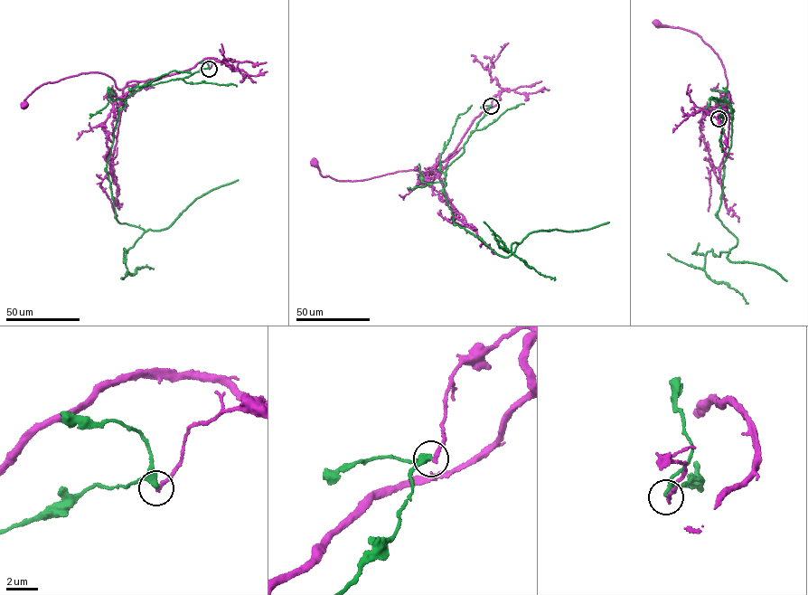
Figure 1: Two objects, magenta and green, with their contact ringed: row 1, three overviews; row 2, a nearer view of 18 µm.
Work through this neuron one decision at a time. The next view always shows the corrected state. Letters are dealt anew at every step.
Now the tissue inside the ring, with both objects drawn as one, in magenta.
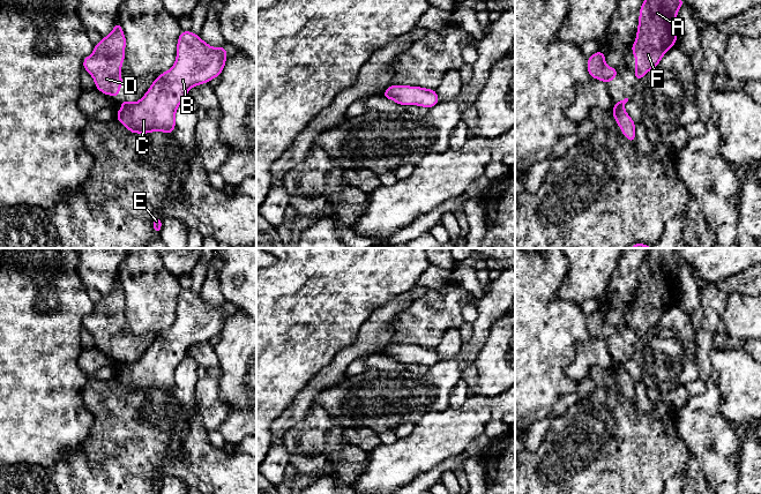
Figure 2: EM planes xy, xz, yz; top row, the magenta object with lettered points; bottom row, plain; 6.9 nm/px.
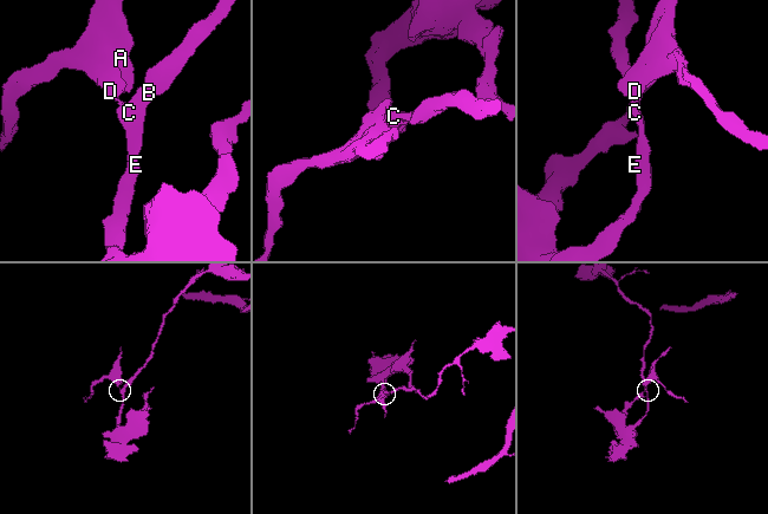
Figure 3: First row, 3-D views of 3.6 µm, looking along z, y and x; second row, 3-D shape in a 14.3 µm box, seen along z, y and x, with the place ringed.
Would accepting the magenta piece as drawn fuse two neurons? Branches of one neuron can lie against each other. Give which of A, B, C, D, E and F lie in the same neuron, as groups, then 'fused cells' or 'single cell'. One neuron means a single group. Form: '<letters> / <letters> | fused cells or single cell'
A D F / B C E | fused cells

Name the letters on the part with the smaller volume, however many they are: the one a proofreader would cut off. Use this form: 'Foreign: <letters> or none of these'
Foreign: A, D, F

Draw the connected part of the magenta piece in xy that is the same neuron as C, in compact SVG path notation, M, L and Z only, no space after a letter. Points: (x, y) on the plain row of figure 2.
M182 290L172 327L156 336L139 360L117 370L119 381L134 392L155 389L173 392L176 368L188 349L219 335L226 315L225 305L211 306L192 290Z

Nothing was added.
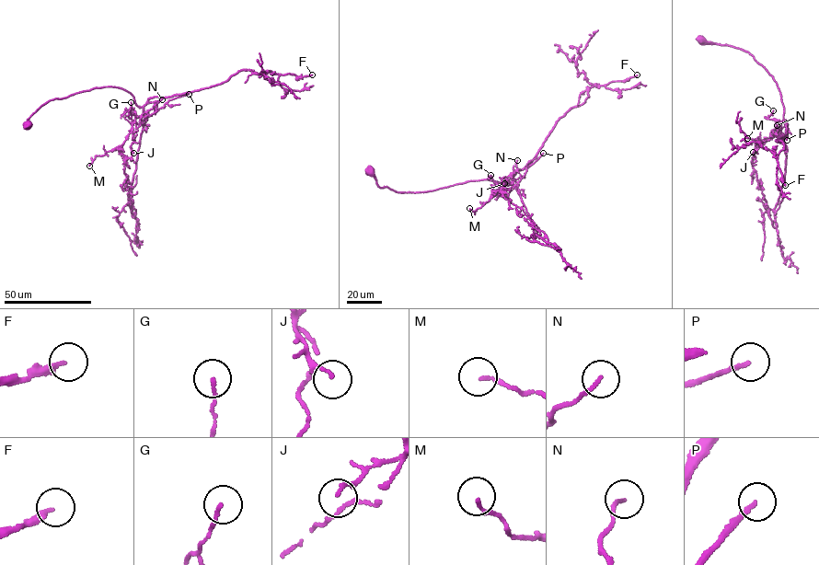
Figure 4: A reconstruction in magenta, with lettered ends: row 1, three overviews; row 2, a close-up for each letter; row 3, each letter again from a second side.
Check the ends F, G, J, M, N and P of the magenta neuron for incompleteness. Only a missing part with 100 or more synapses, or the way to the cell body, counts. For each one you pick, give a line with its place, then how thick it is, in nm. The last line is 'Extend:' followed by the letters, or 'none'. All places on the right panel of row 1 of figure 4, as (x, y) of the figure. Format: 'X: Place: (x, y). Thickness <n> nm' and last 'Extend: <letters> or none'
F: Place: (785, 185). Thickness 200 nm
Extend: F

